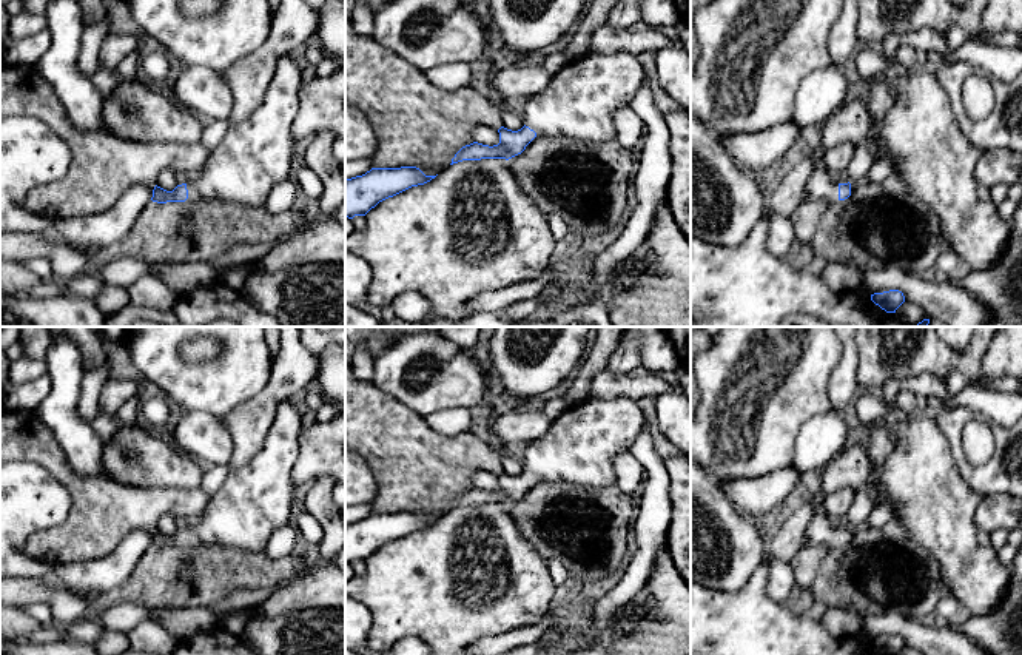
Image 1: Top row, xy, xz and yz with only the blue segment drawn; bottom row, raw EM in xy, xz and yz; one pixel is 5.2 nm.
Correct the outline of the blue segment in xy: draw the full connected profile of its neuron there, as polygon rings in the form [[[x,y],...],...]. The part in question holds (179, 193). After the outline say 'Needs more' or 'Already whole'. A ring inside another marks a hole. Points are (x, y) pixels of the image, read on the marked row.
[[[281,55],[262,103],[247,119],[228,128],[225,137],[211,149],[205,165],[190,182],[177,185],[173,191],[156,185],[151,200],[157,203],[220,200],[248,208],[264,205],[270,190],[293,176],[290,163],[294,140],[290,128],[299,109],[301,85],[299,65],[288,55]]]. Needs more

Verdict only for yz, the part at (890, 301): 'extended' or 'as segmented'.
as segmented

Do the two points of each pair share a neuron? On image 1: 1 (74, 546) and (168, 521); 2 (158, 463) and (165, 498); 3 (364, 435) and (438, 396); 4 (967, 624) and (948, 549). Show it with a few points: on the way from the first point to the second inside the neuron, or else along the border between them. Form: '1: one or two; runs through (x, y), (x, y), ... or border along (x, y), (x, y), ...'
1: two; border along (178, 517), (165, 515), (154, 529)
2: two; border along (128, 484), (141, 487), (199, 487)
3: two; border along (381, 390), (424, 418)
4: two; border along (999, 603), (990, 612), (964, 615)

